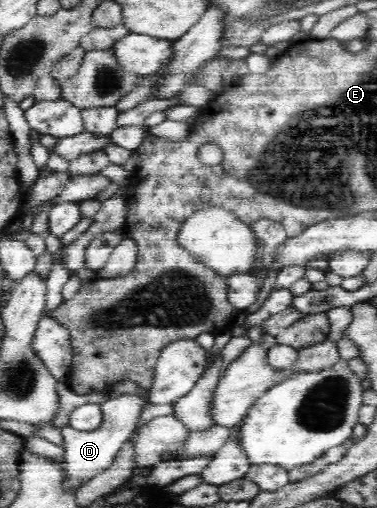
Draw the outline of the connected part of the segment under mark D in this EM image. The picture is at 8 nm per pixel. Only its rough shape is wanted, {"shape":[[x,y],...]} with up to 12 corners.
{"shape":[[147,401],[100,405],[99,428],[59,428],[64,488],[77,490],[113,464]]}

